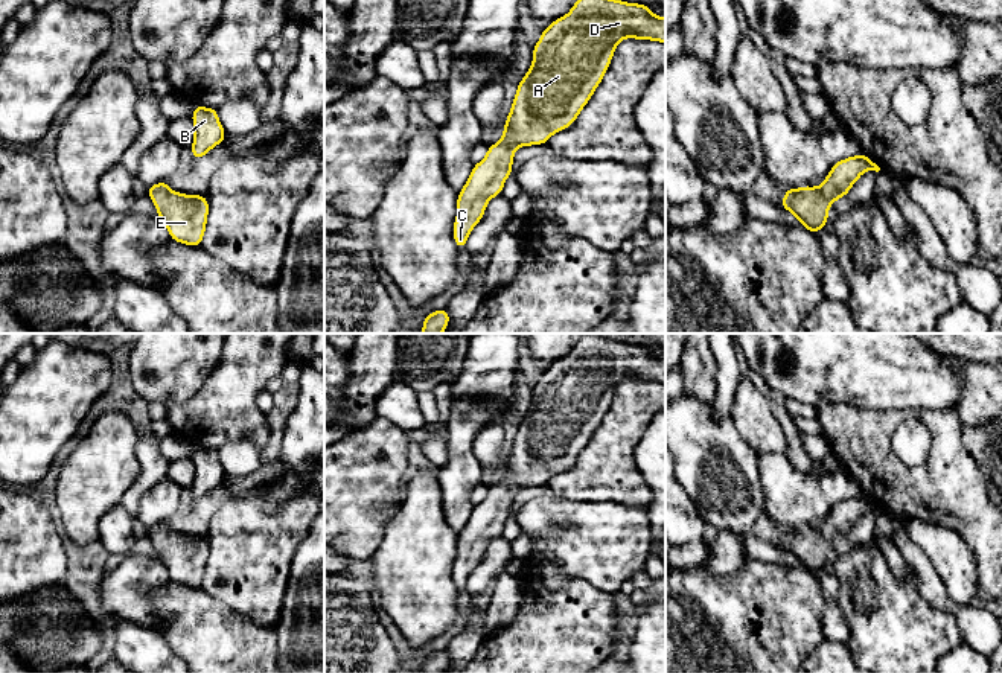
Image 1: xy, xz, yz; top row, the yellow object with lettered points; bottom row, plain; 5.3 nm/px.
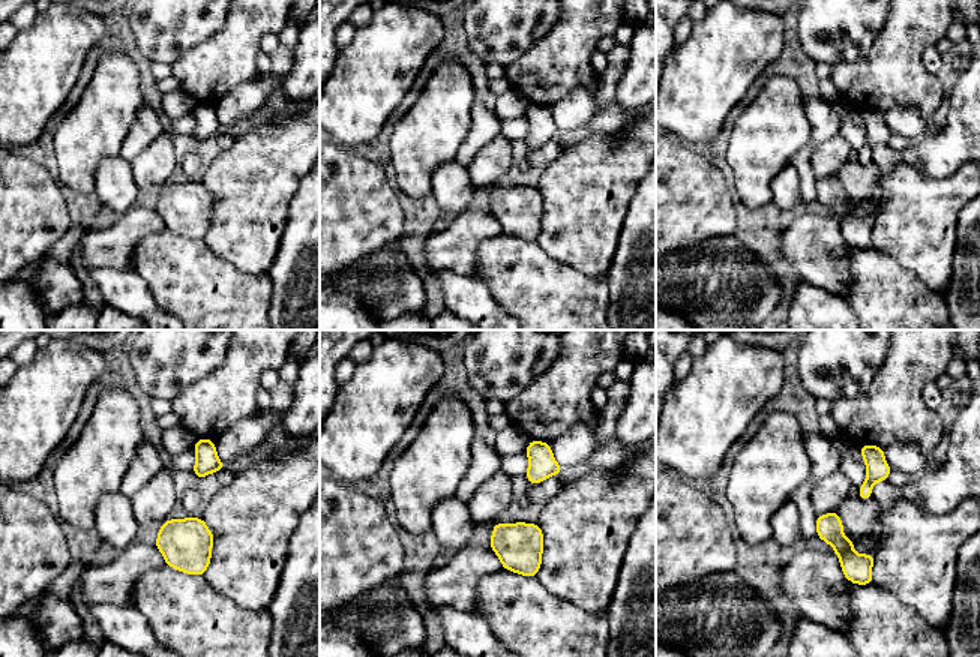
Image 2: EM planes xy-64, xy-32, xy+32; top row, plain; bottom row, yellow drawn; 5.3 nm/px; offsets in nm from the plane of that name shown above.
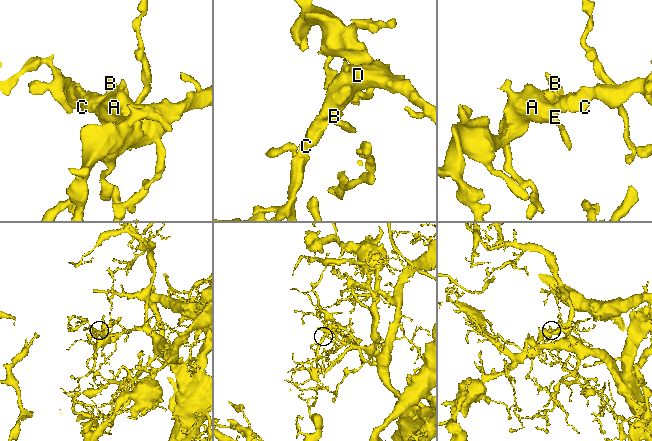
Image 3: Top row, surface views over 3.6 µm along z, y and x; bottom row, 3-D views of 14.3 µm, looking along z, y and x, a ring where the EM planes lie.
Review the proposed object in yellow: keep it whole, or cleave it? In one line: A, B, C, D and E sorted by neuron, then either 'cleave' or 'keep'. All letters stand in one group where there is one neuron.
A B C D E; keep

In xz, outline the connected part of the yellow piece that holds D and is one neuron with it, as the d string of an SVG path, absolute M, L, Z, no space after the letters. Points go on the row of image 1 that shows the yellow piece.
M577 0L566 15L554 20L544 29L539 41L533 47L533 62L518 84L501 140L487 148L486 157L474 164L469 180L458 192L457 216L454 221L454 242L458 250L466 247L467 238L481 221L489 199L503 193L504 183L513 172L512 163L515 151L521 146L545 145L554 132L570 128L576 122L577 116L600 85L617 44L626 38L650 40L665 44L665 17L656 17L649 6L640 3L626 3L621 0Z

